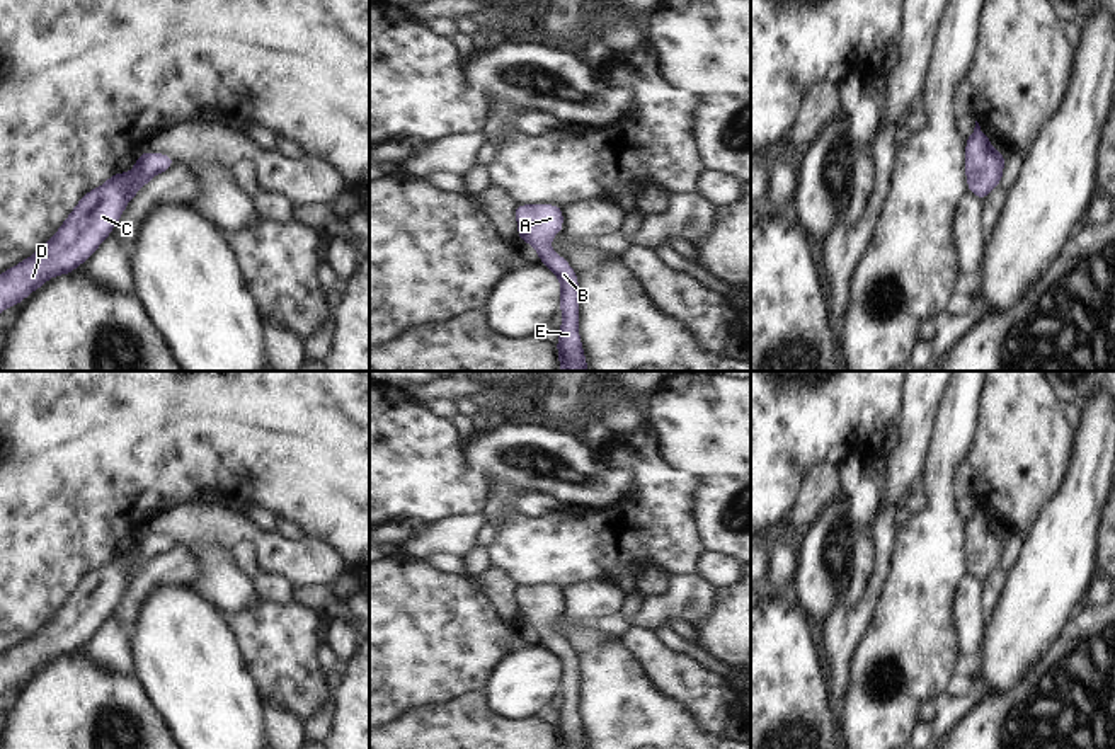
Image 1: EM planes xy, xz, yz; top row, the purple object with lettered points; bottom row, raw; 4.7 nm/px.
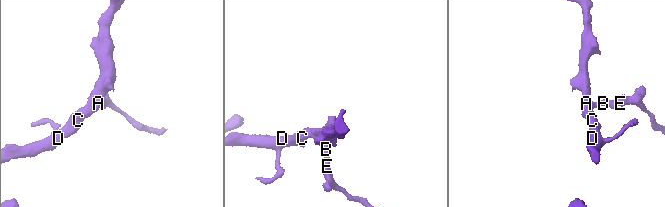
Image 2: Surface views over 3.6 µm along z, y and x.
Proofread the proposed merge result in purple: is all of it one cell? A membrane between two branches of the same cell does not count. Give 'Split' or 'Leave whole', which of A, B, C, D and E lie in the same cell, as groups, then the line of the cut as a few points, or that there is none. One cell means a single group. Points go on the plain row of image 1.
Leave whole. Groups: A B C D E. No split

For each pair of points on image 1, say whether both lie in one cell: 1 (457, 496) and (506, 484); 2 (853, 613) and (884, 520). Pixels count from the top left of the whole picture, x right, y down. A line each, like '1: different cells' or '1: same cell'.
1: different cells
2: same cell

